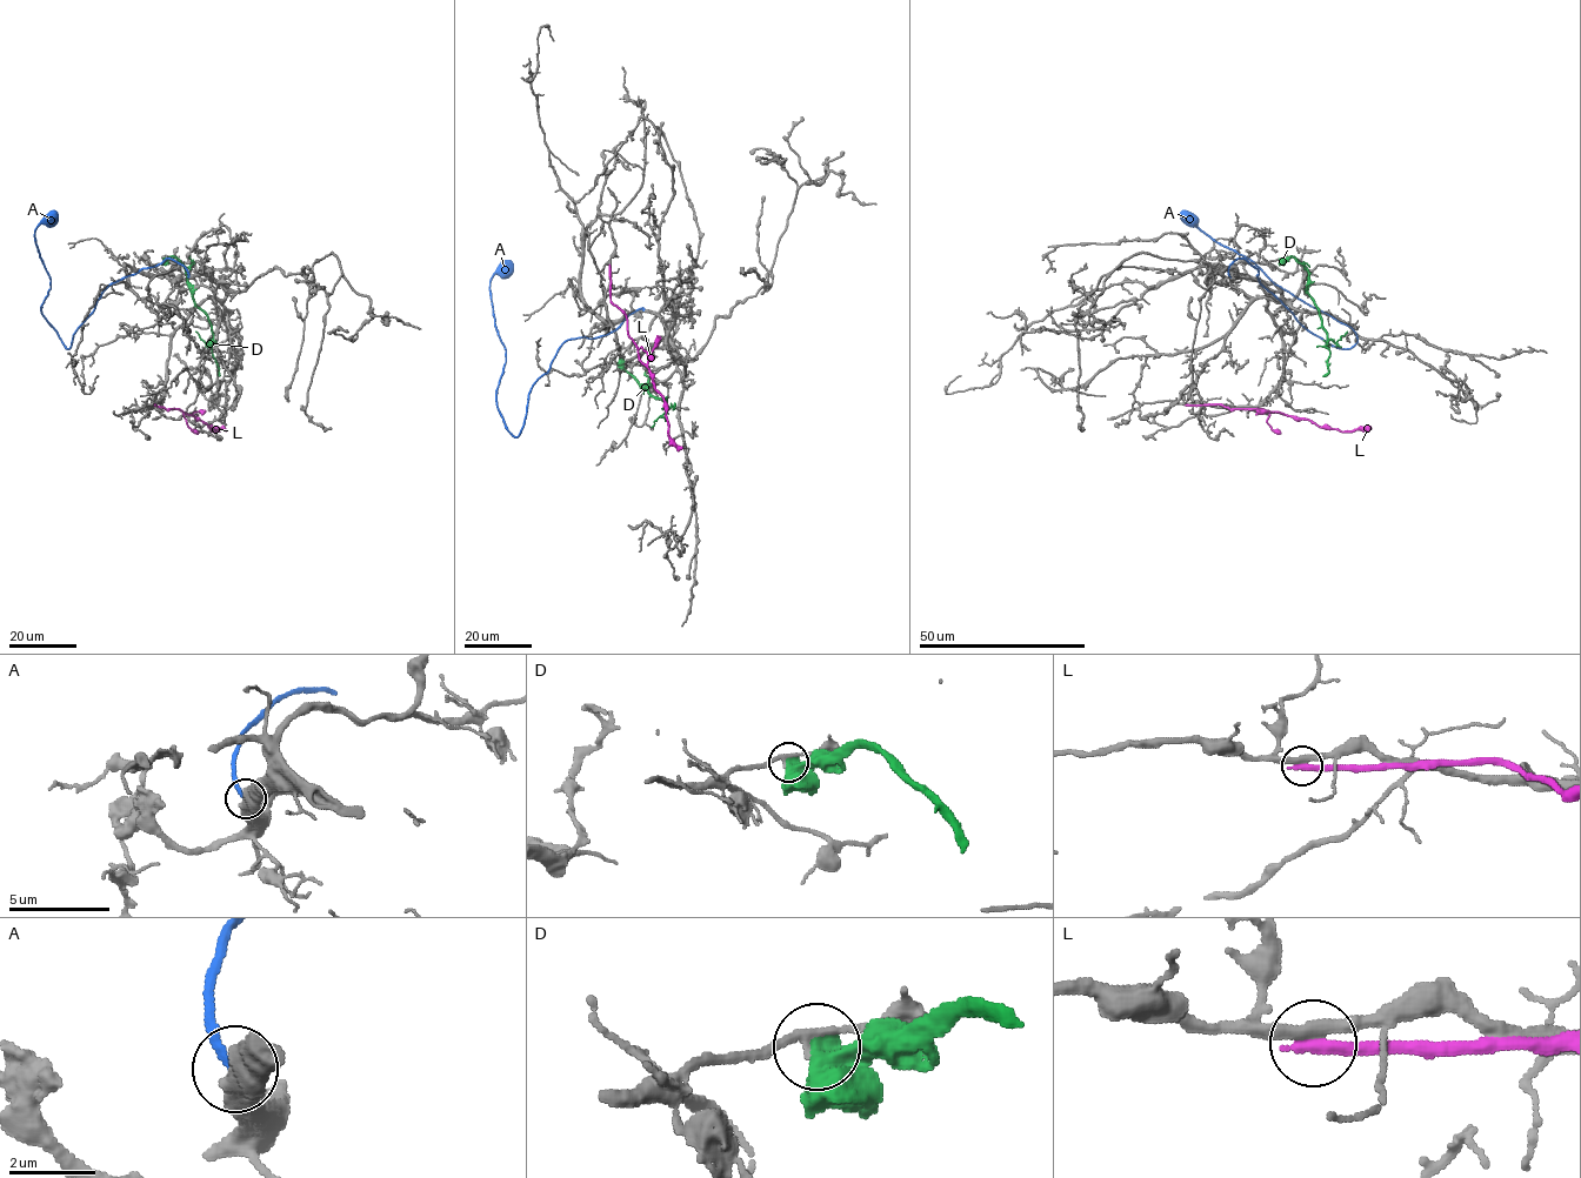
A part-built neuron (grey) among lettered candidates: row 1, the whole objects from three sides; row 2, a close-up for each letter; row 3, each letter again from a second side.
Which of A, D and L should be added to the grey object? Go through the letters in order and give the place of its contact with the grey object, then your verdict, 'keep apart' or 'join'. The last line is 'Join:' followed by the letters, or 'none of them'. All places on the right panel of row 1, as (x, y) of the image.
A: (1229, 276) | keep apart
D: (1280, 260) | keep apart
L: (1187, 405) | keep apart
Join: none of them

